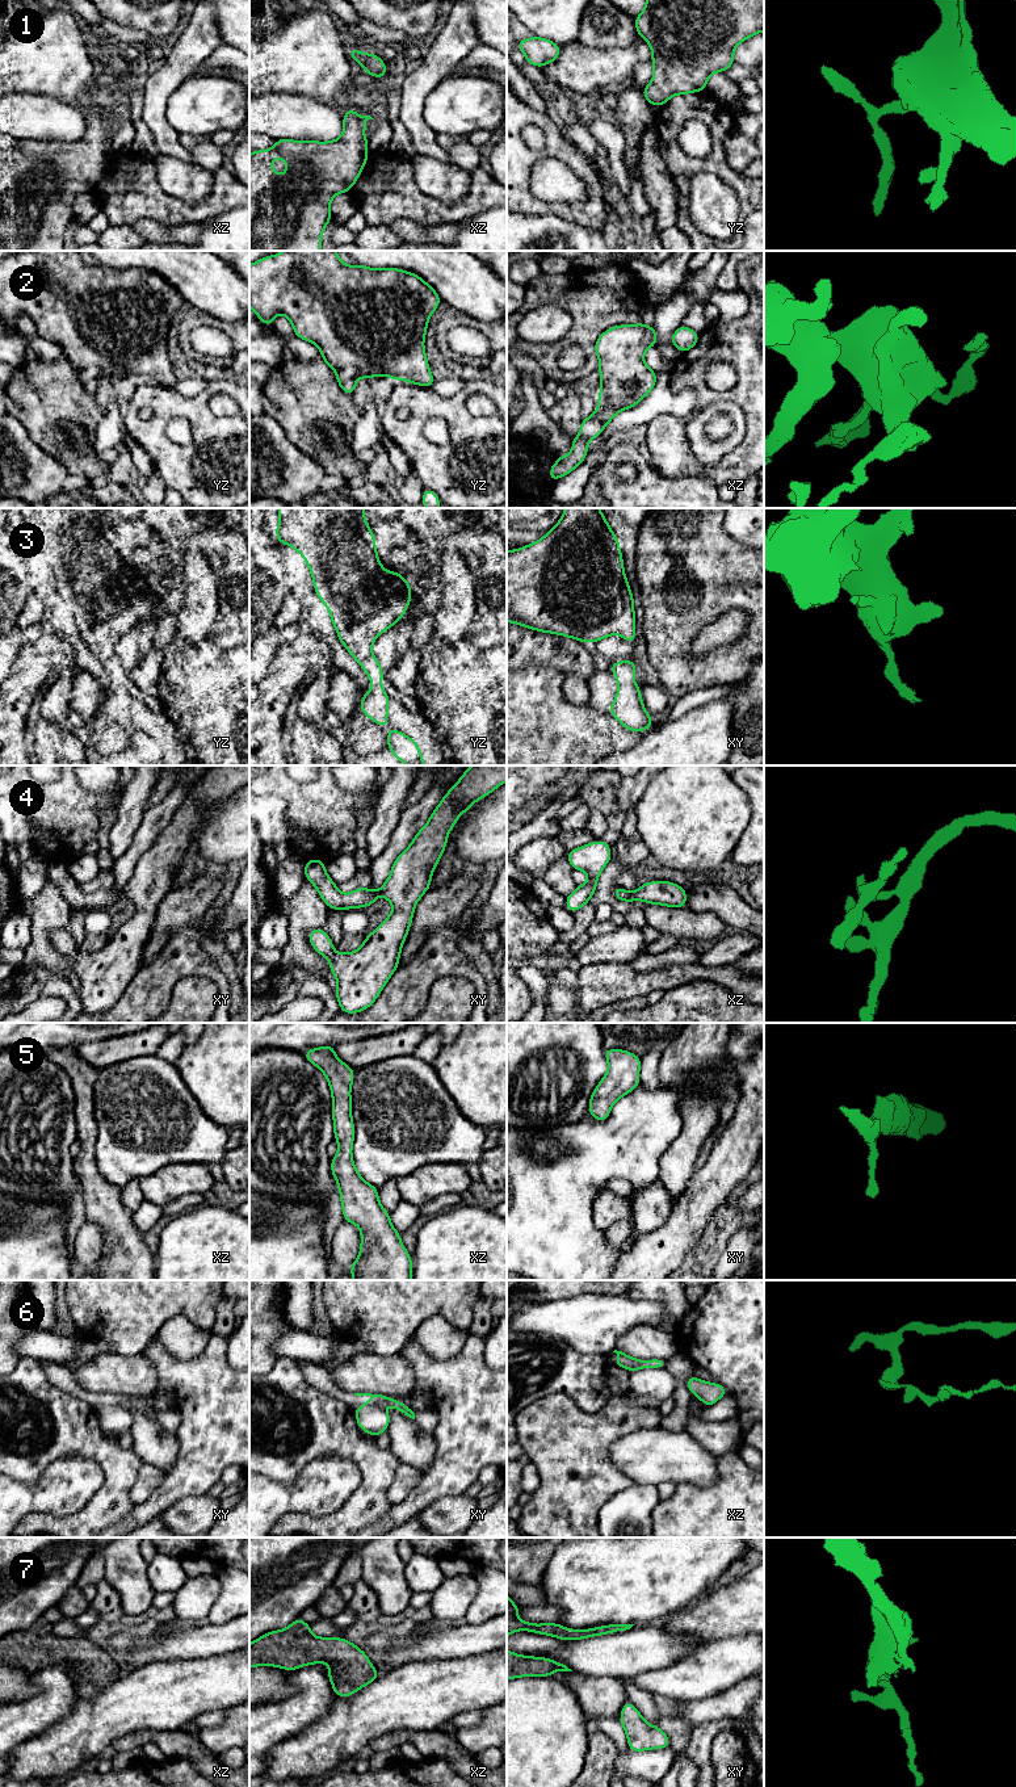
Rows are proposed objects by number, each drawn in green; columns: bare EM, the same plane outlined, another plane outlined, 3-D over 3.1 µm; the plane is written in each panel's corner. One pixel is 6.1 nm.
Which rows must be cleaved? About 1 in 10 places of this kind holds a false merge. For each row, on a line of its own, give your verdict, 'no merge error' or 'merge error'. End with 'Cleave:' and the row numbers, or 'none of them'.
1: no merge error
2: no merge error
3: no merge error
4: no merge error
5: no merge error
6: no merge error
7: no merge error
Cleave: none of them

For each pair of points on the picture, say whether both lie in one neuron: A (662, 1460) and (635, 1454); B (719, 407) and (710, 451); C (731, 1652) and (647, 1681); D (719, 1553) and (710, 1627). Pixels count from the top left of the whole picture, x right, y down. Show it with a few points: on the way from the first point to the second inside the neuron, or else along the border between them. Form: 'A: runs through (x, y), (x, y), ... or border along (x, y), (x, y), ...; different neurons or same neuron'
A: runs through (655, 1456), (642, 1455); same neuron
B: runs through (708, 414), (700, 422), (700, 439); same neuron
C: runs through (710, 1669), (683, 1681), (668, 1681); same neuron
D: border along (717, 1585), (689, 1603); different neurons

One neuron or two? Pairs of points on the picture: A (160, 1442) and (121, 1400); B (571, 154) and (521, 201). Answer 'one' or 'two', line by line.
A: two
B: one

